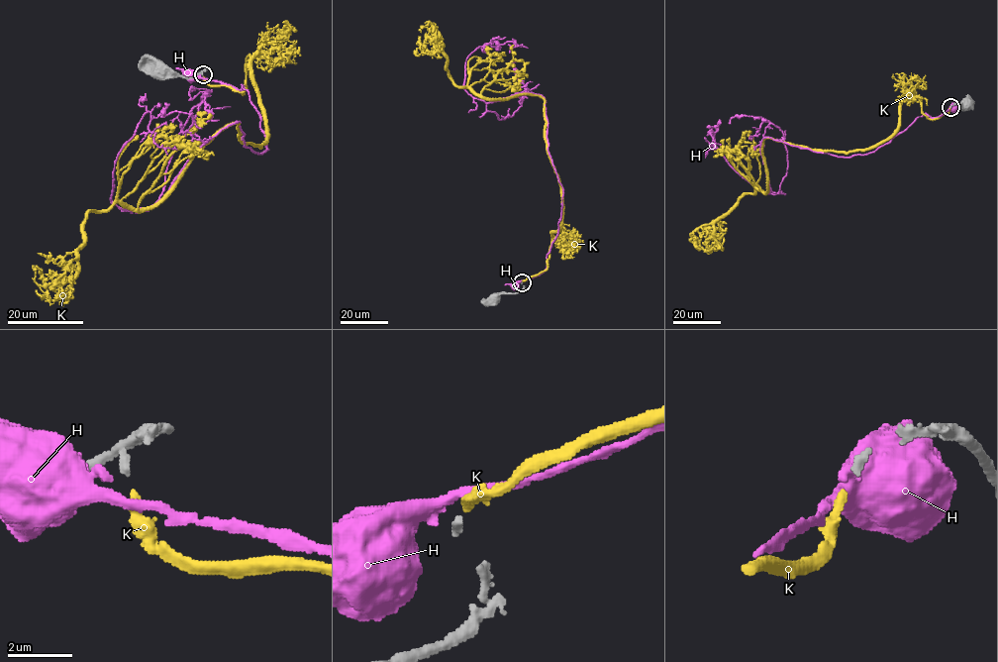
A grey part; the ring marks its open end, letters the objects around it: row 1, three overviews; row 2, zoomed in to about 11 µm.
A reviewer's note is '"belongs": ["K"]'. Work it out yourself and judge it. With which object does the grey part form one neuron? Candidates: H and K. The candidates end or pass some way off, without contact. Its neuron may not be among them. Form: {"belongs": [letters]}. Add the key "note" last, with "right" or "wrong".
{"belongs": ["K"], "note": "right"}

